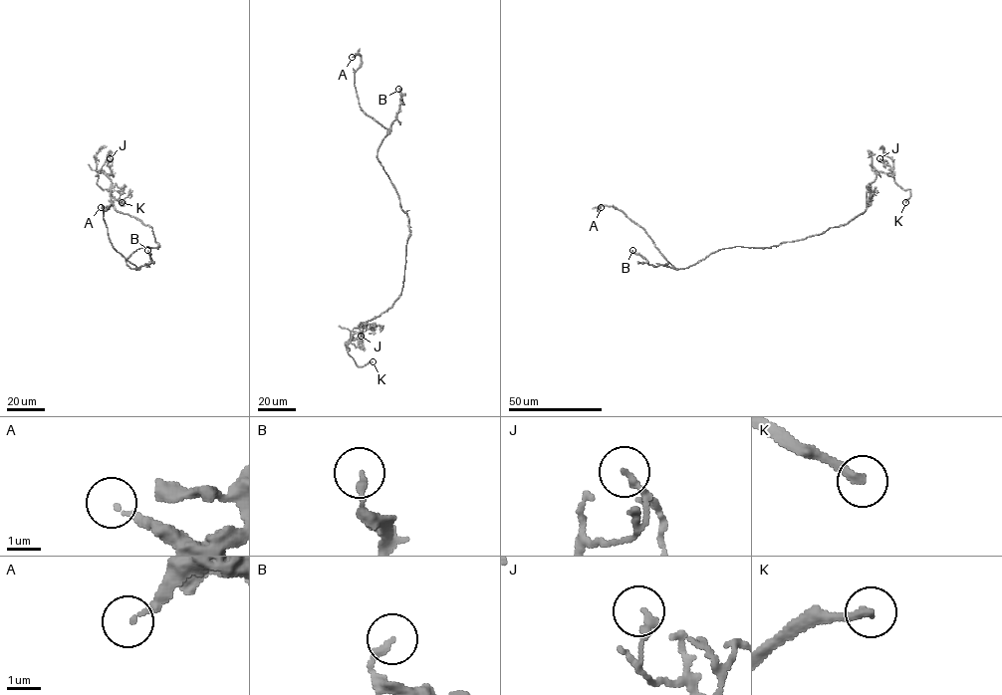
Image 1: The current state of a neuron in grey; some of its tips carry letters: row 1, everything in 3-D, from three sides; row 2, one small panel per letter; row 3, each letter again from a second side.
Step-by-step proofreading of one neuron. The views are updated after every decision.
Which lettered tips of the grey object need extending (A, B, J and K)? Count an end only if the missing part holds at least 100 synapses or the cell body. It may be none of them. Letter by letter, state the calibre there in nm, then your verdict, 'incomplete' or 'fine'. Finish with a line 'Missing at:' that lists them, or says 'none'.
A: calibre 150 nm; fine
B: calibre 200 nm; fine
J: calibre 220 nm; fine
K: calibre 280 nm; incomplete
Missing at: K

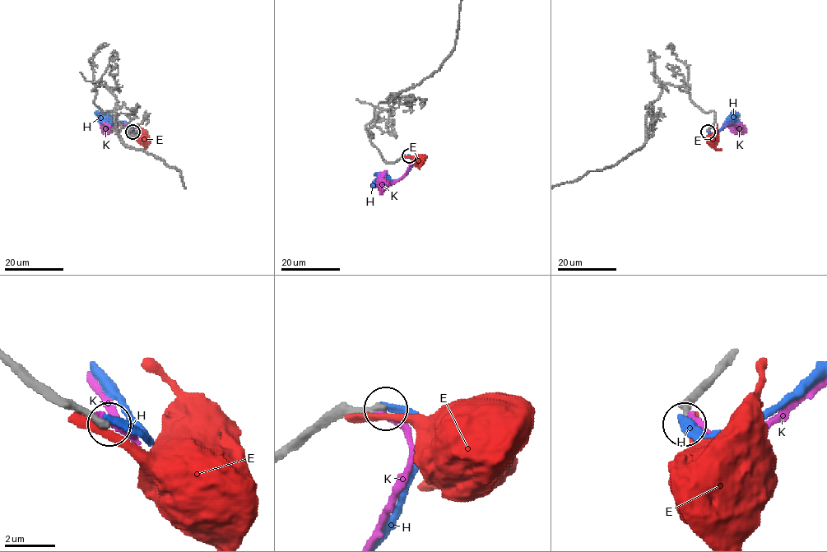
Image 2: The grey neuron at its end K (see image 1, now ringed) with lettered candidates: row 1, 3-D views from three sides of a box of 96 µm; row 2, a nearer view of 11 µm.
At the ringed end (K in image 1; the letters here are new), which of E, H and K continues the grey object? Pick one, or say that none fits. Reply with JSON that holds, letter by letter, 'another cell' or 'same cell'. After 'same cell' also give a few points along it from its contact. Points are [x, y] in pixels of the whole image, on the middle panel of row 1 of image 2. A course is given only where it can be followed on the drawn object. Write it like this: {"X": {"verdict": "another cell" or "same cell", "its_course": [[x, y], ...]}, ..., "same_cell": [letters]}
{"E": {"verdict": "another cell"}, "H": {"verdict": "another cell"}, "K": {"verdict": "another cell"}, "same_cell": []}

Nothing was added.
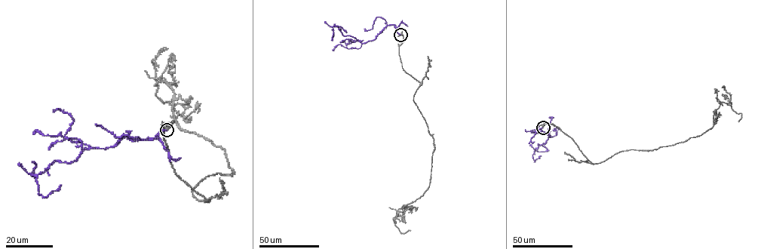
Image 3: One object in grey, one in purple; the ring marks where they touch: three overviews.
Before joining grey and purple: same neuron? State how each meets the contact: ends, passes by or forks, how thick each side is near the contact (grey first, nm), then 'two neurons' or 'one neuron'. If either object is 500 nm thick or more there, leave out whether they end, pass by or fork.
grey passes by; purple ends there; 400 nm thick on the grey side, 360 nm on the other; one neuron

